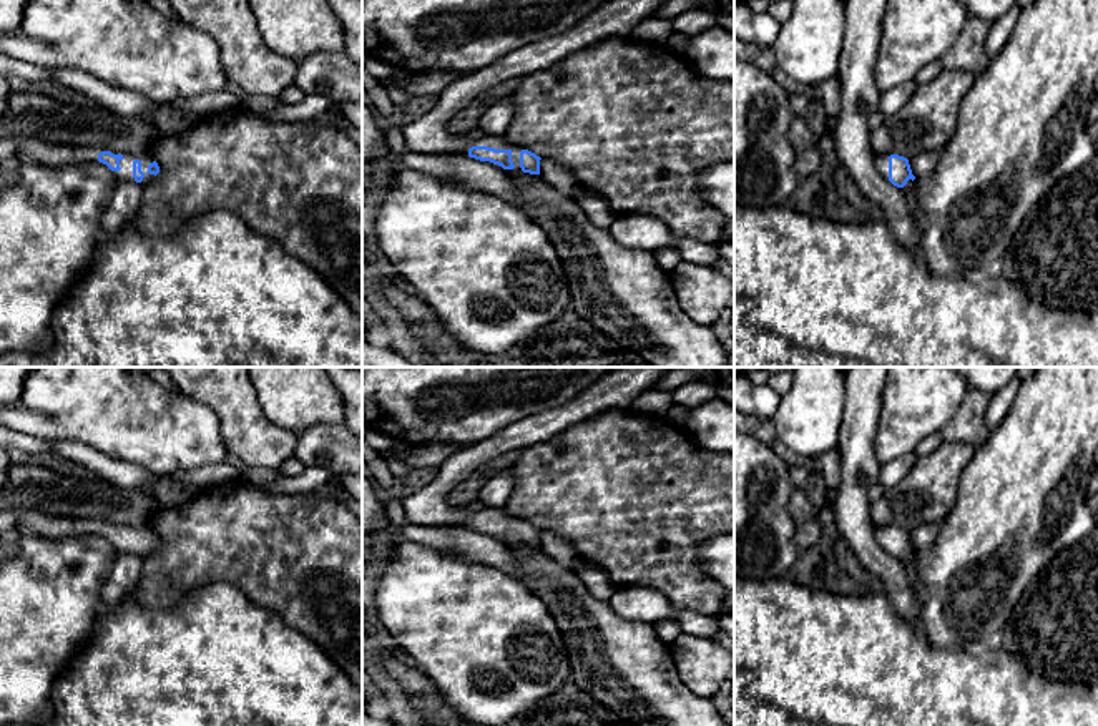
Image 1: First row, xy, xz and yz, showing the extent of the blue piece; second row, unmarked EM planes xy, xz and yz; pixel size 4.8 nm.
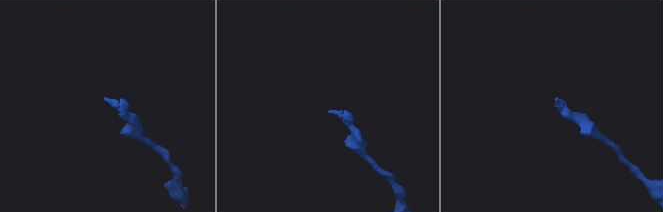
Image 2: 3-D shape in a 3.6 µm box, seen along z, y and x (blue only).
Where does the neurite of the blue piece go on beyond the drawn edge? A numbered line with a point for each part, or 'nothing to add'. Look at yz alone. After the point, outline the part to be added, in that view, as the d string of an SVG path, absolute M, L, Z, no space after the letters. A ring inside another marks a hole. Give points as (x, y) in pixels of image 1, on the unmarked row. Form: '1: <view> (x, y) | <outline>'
1: yz (881, 532) | M875 527L875 540L889 553L889 528L890 527Z

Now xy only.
1: xy (125, 545) | M111 523L113 527L121 527L123 530L120 532L120 543L113 543L113 547L118 552L123 553L135 553L133 550L133 533L140 532L141 533L141 543L145 545L143 553L140 555L141 558L145 558L146 555L154 552L154 547L148 545L148 538L153 535L153 532L150 530L148 525L145 527L128 527L128 525L121 525L121 523Z

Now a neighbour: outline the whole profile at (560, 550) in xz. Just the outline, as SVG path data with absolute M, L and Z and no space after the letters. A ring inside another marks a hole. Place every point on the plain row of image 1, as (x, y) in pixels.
M540 532L540 548L570 570L576 570L583 563L573 545L551 532Z

